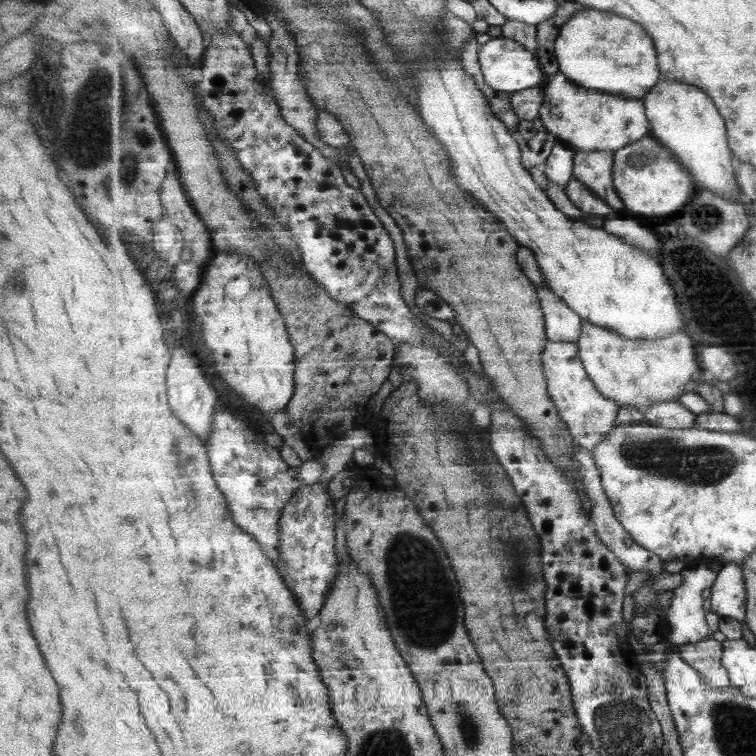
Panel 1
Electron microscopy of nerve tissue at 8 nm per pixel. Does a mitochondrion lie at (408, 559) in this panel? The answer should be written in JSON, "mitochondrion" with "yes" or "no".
{"mitochondrion":"yes"}

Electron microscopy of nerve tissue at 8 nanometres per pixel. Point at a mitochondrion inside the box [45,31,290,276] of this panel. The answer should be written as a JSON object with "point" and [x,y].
{"point":[97,83]}

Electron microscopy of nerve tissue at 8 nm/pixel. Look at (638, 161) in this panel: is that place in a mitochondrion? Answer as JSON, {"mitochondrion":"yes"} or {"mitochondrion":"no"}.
{"mitochondrion":"yes"}

